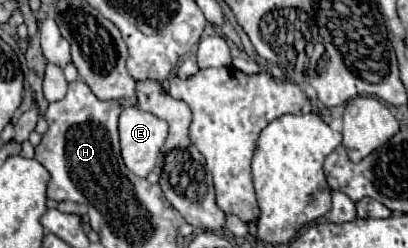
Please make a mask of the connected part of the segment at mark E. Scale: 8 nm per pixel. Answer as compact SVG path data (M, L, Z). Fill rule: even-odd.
M132 105L120 113L118 131L124 165L138 177L148 177L156 165L158 151L166 141L168 125L156 115Z

